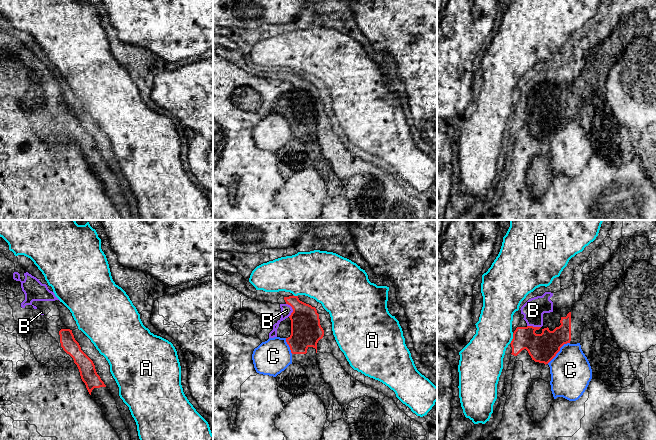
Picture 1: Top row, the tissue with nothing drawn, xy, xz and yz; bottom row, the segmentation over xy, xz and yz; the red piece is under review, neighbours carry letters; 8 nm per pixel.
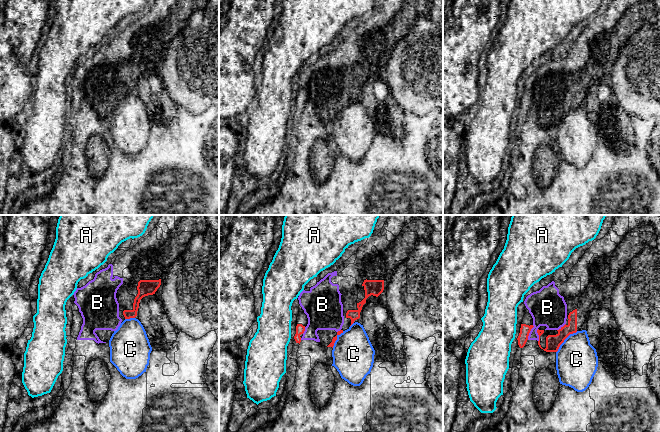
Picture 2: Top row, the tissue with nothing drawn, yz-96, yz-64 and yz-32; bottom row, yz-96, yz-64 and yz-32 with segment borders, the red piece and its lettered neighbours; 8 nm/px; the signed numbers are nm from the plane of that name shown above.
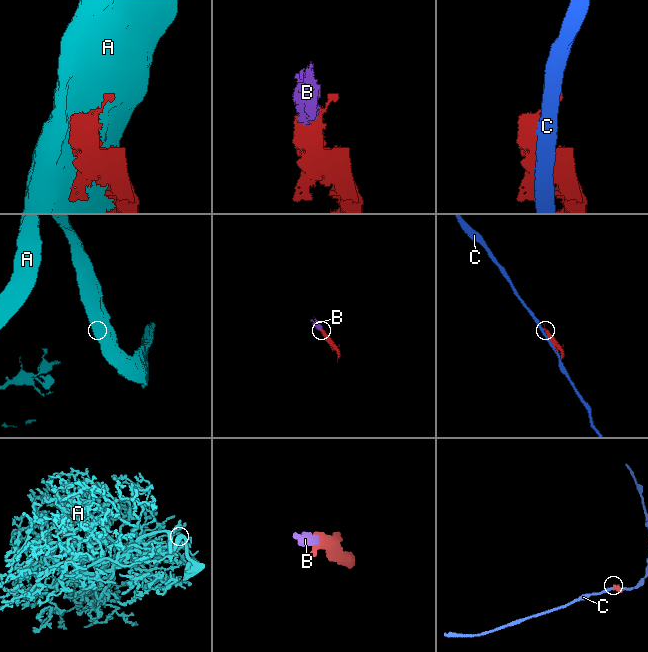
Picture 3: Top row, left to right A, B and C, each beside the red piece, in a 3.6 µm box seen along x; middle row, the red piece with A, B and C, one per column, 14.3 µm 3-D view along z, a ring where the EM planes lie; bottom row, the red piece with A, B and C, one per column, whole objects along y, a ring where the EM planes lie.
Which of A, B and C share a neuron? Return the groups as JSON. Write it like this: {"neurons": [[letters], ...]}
{"neurons": [["A"], ["B"], ["C"]]}

